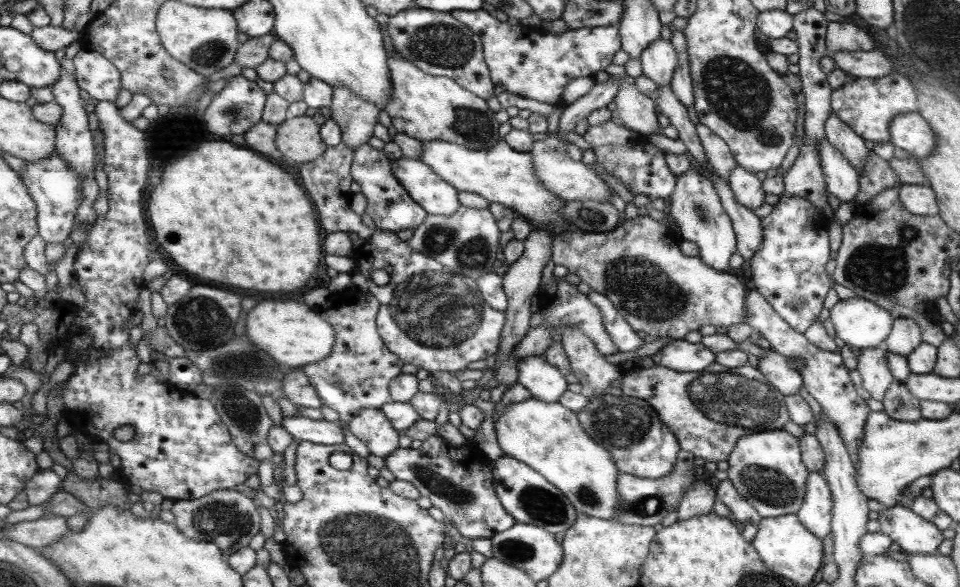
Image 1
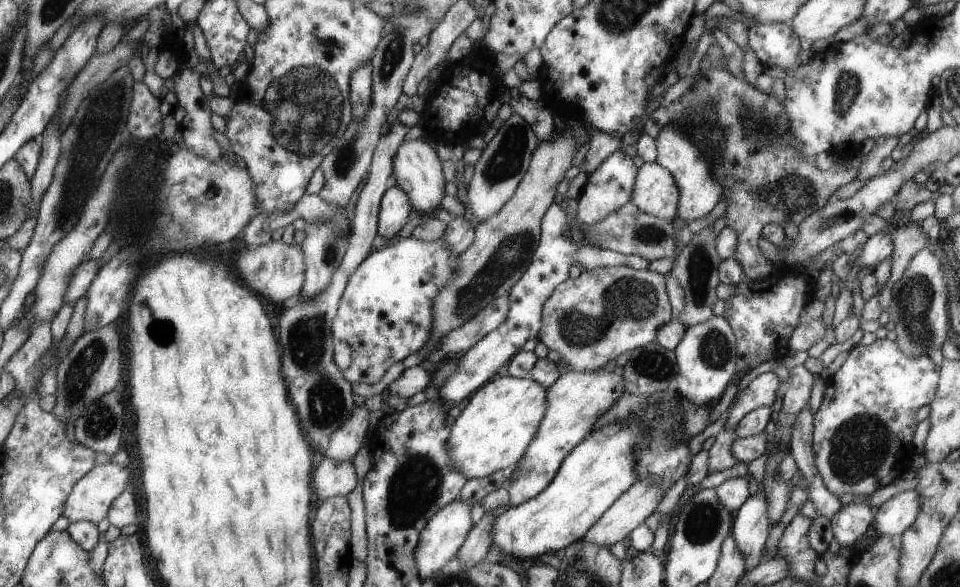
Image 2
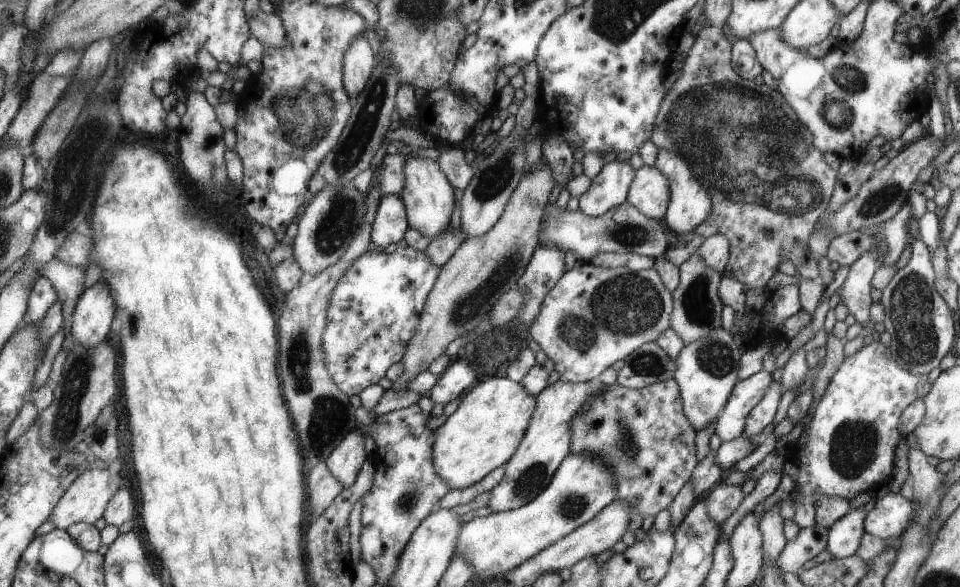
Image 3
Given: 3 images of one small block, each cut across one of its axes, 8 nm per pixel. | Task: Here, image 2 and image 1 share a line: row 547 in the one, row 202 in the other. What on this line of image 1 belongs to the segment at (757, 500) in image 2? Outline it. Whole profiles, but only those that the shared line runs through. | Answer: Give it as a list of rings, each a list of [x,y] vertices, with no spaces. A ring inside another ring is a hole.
[[[735,164],[735,168],[729,172],[727,178],[734,200],[740,206],[754,211],[764,204],[765,192],[761,189],[761,182],[757,180],[755,173],[747,172],[745,168]]]

